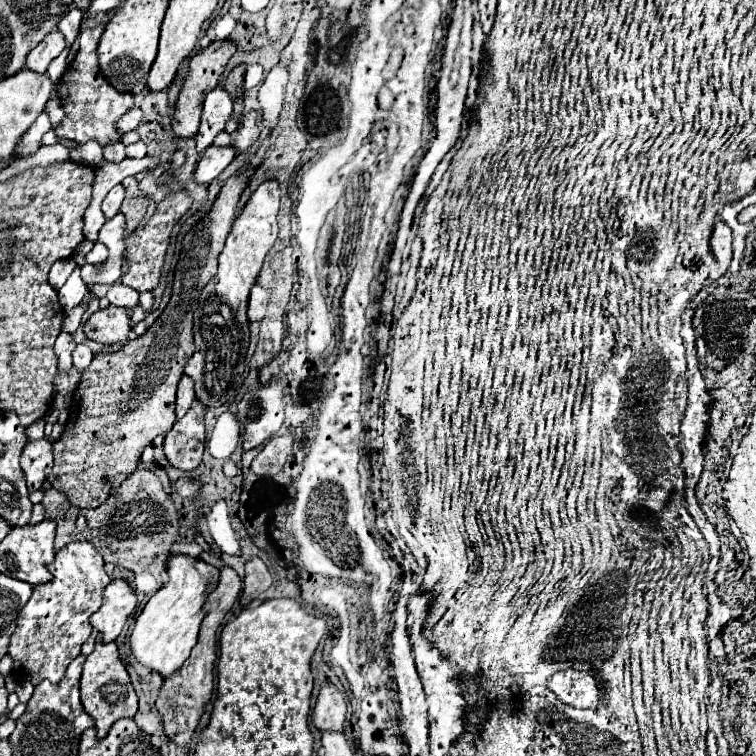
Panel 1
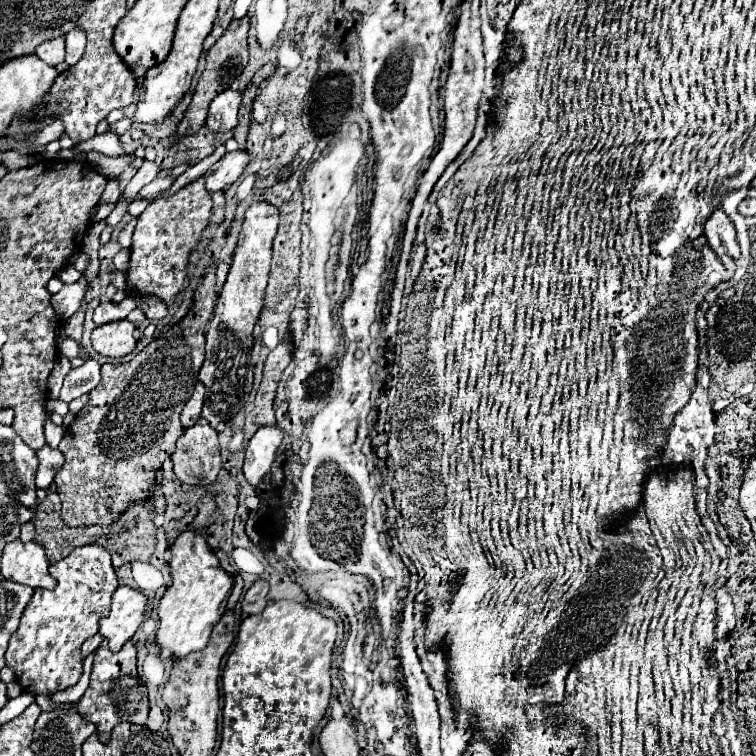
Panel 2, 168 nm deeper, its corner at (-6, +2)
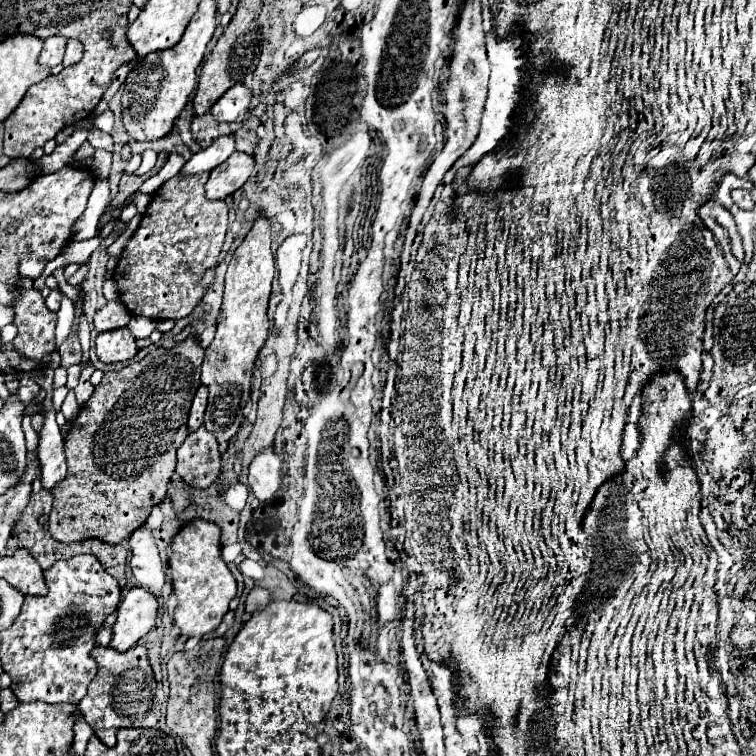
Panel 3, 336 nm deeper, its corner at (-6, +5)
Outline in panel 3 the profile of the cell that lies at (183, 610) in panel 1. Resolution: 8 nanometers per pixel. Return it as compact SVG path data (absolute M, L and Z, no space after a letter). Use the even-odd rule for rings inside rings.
M194 519L178 529L170 547L170 575L178 597L174 623L188 637L204 637L220 625L236 595L236 579L220 555L220 527L204 519Z

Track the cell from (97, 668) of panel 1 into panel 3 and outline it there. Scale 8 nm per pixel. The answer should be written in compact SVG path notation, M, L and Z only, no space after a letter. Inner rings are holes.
M134 645L130 651L126 653L118 653L112 647L94 647L92 649L92 657L98 663L98 673L94 677L94 681L88 687L86 697L78 703L82 713L84 713L84 721L94 729L94 735L106 743L108 747L116 745L116 731L122 727L154 727L158 723L158 715L152 713L154 709L154 695L156 695L156 679L154 679L154 671L148 663L148 651L142 645Z

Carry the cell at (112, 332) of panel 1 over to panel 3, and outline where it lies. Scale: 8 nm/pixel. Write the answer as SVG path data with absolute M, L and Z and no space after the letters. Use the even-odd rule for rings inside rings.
M126 327L106 331L96 337L96 355L102 363L130 361L136 353L138 353L136 339Z

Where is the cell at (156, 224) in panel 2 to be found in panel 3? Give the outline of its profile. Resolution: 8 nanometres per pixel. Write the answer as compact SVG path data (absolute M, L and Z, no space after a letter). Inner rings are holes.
M210 171L196 175L176 175L166 181L150 199L136 233L124 247L114 269L118 299L136 317L184 319L188 317L210 285L202 285L202 275L220 261L228 231L228 207L224 201L208 201L204 185Z

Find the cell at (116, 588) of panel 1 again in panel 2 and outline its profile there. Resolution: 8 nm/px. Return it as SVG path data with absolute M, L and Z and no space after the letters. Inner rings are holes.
M118 586L112 594L112 612L100 618L100 634L108 640L112 652L120 650L128 642L144 620L146 596L130 586Z

